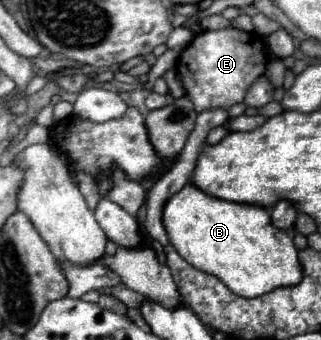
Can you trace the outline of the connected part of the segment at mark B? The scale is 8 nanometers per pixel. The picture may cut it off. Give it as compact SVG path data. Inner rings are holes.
M187 182L163 206L163 226L175 250L195 268L219 276L227 288L243 298L263 296L279 286L301 282L303 270L289 232L271 224L269 210L255 204L227 202L205 194Z

